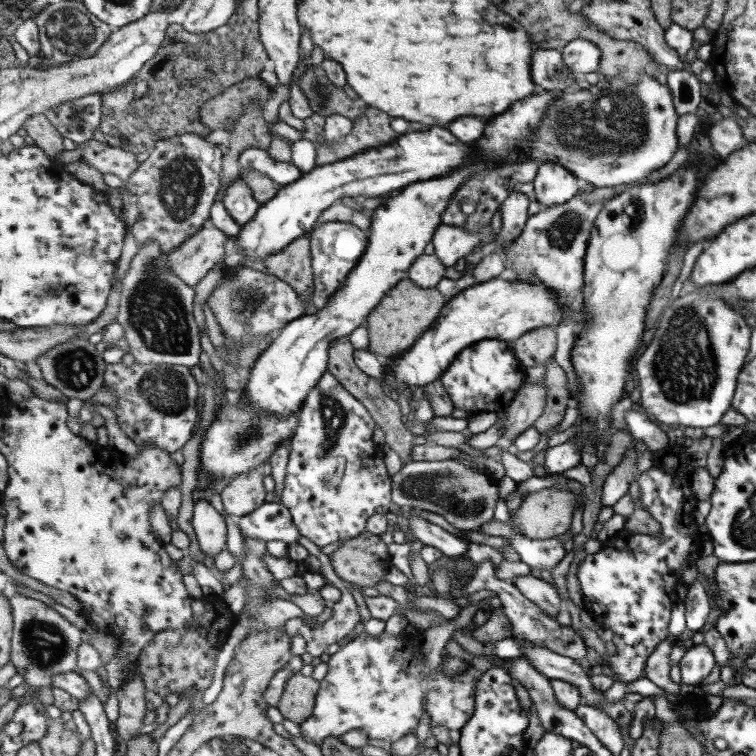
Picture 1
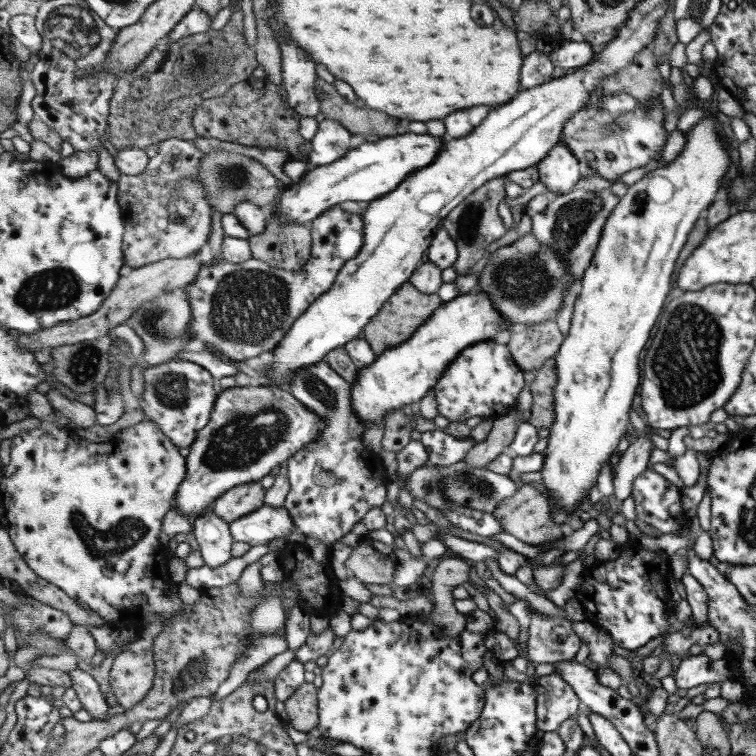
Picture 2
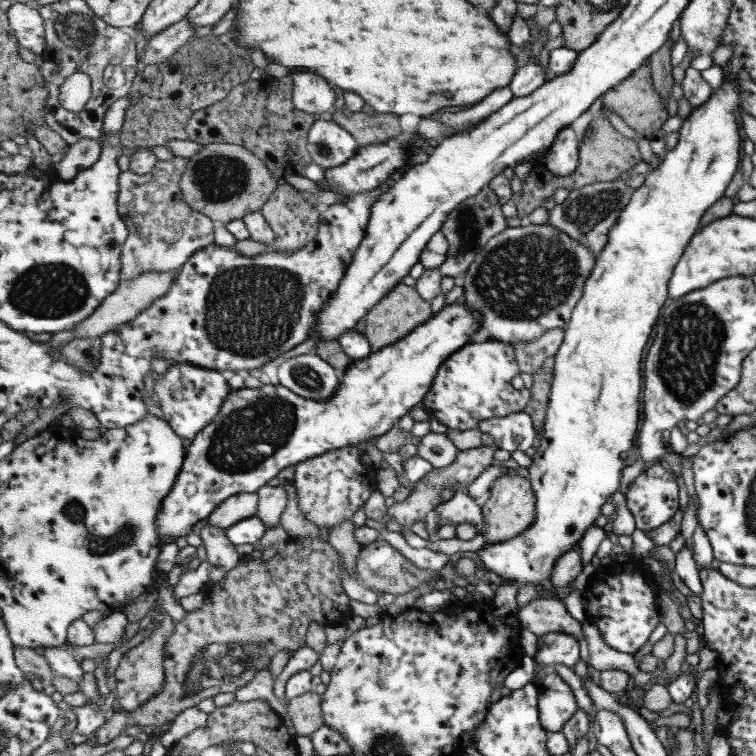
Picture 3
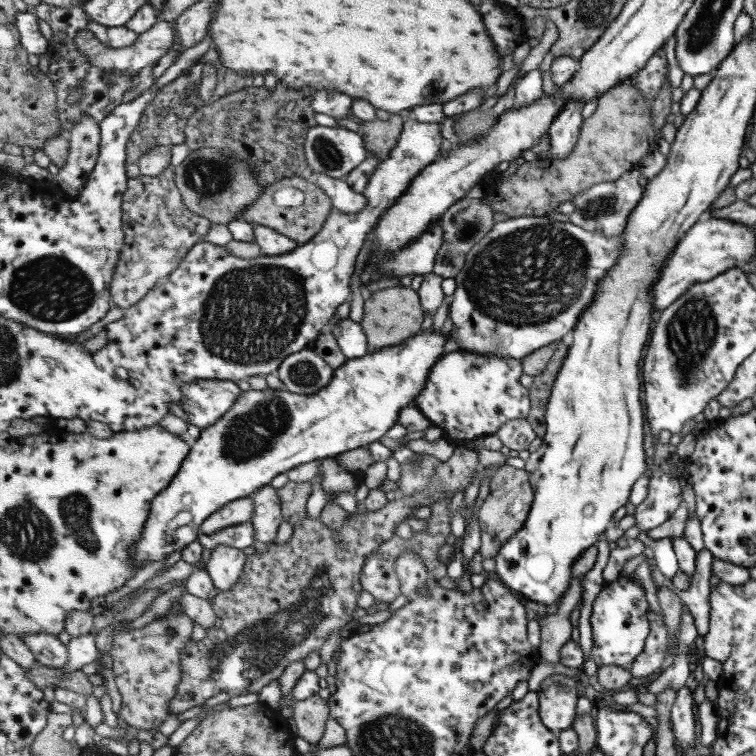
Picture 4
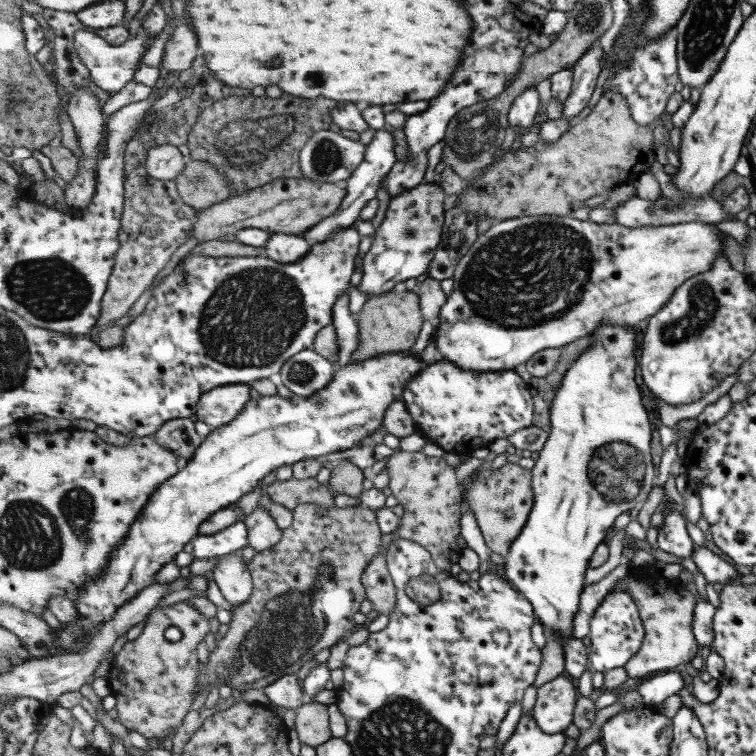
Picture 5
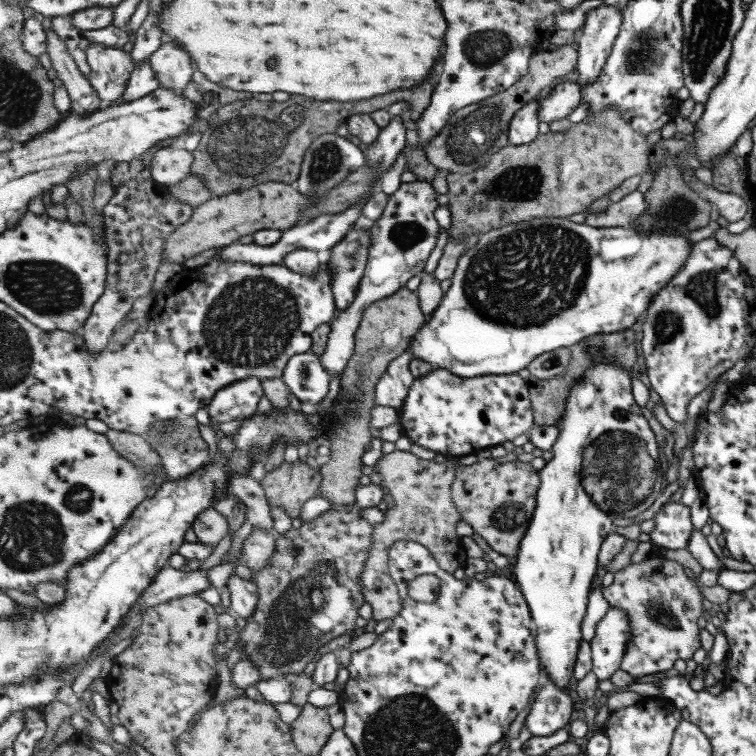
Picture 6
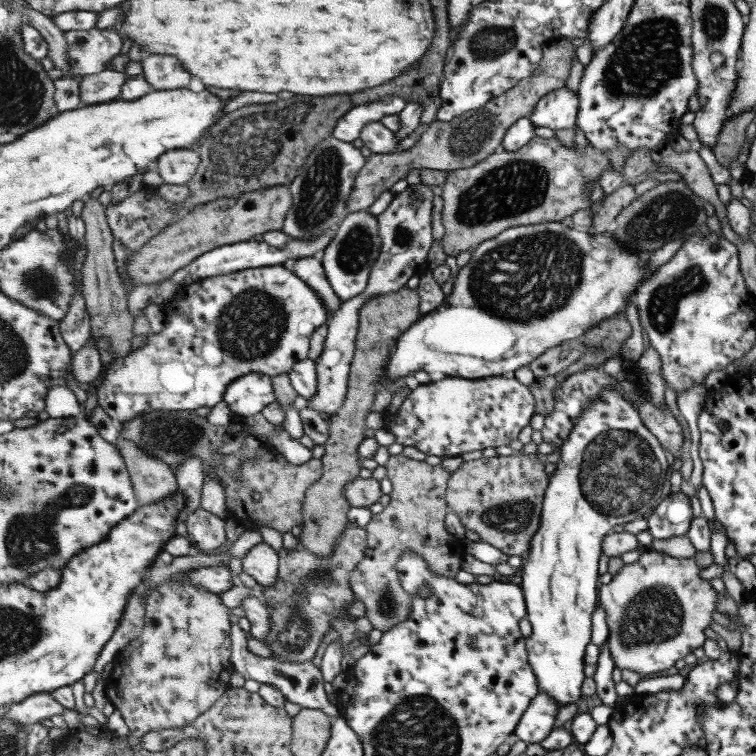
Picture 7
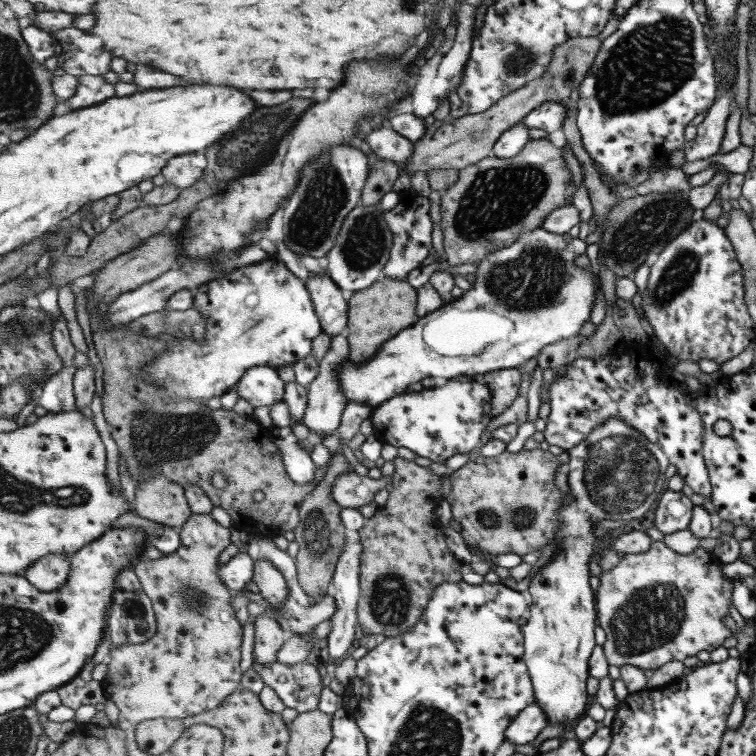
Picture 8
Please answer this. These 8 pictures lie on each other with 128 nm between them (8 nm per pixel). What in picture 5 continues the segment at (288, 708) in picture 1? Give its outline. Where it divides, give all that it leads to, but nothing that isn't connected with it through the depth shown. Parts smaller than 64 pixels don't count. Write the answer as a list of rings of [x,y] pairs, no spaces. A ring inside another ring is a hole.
[[[306,701],[297,709],[295,730],[303,744],[315,749],[334,737],[334,728],[330,725],[333,707]]]

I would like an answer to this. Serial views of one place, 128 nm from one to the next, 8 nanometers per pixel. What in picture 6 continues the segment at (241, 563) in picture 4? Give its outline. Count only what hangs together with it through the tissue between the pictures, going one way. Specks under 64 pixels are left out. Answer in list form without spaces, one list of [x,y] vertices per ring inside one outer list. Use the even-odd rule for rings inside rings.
[[[234,574],[229,578],[227,588],[230,592],[232,613],[251,621],[256,616],[259,605],[258,587],[251,580],[241,580]]]

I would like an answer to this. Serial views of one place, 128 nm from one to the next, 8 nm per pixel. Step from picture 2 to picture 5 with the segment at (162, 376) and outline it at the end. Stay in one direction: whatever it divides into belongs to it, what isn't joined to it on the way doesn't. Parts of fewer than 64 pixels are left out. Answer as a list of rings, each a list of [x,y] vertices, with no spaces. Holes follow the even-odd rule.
[[[233,383],[213,388],[202,395],[197,418],[210,428],[222,427],[235,420],[251,400],[251,388],[247,383]]]

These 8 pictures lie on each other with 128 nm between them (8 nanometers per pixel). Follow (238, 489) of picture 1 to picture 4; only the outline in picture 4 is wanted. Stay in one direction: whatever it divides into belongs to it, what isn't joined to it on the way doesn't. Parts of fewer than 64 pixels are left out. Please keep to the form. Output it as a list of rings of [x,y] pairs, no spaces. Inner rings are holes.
[[[253,496],[234,500],[233,503],[227,503],[227,506],[223,507],[221,511],[217,511],[214,515],[211,515],[202,524],[202,532],[211,535],[215,531],[249,522],[252,520],[253,515]]]

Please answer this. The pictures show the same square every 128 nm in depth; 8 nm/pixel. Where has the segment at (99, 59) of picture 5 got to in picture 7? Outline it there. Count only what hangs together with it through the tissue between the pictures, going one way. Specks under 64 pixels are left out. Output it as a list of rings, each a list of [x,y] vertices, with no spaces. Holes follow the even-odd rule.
[[[109,62],[107,70],[79,78],[80,100],[84,106],[118,100],[122,97],[123,84],[127,79],[126,72],[115,72],[112,62]]]

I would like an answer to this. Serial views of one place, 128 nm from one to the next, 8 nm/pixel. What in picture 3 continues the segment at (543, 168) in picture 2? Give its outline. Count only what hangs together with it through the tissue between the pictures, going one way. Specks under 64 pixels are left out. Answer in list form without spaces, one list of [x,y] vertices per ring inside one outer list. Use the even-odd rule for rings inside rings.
[[[563,128],[554,146],[543,157],[546,168],[557,175],[575,174],[580,158],[580,138],[573,128]]]

